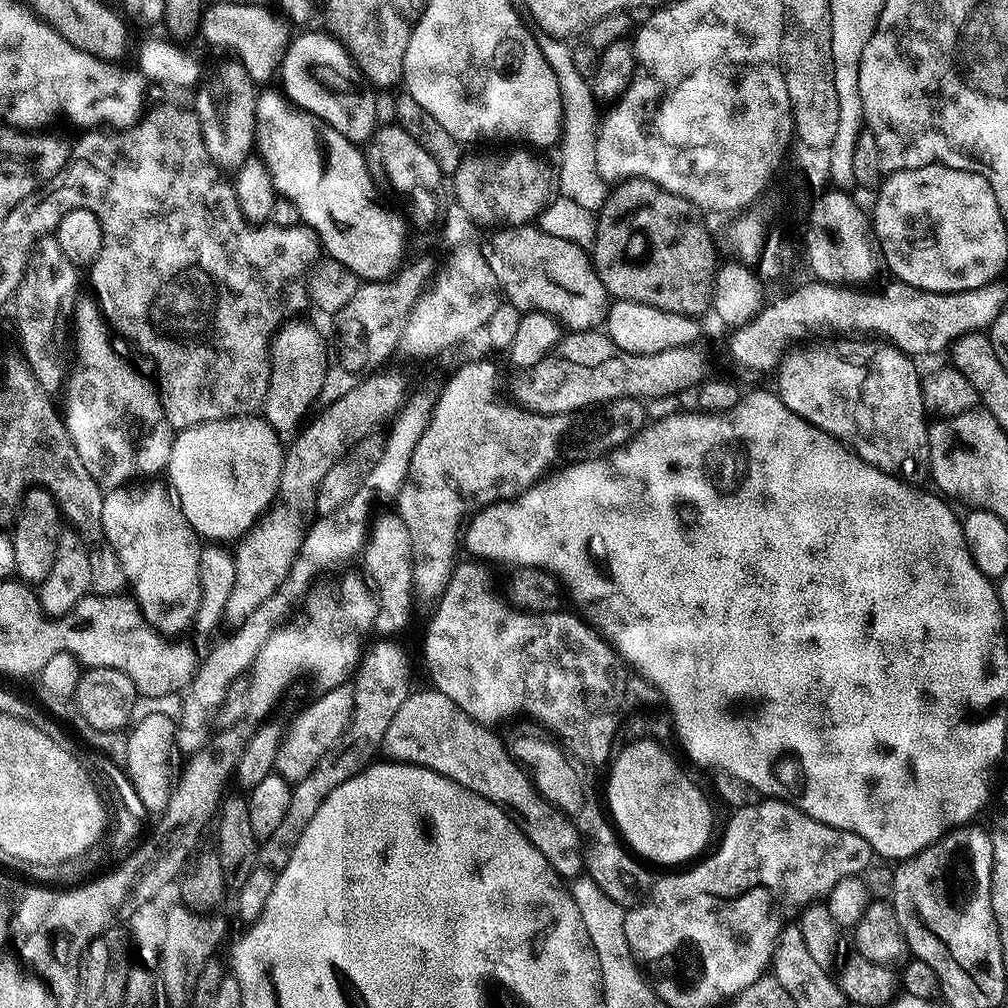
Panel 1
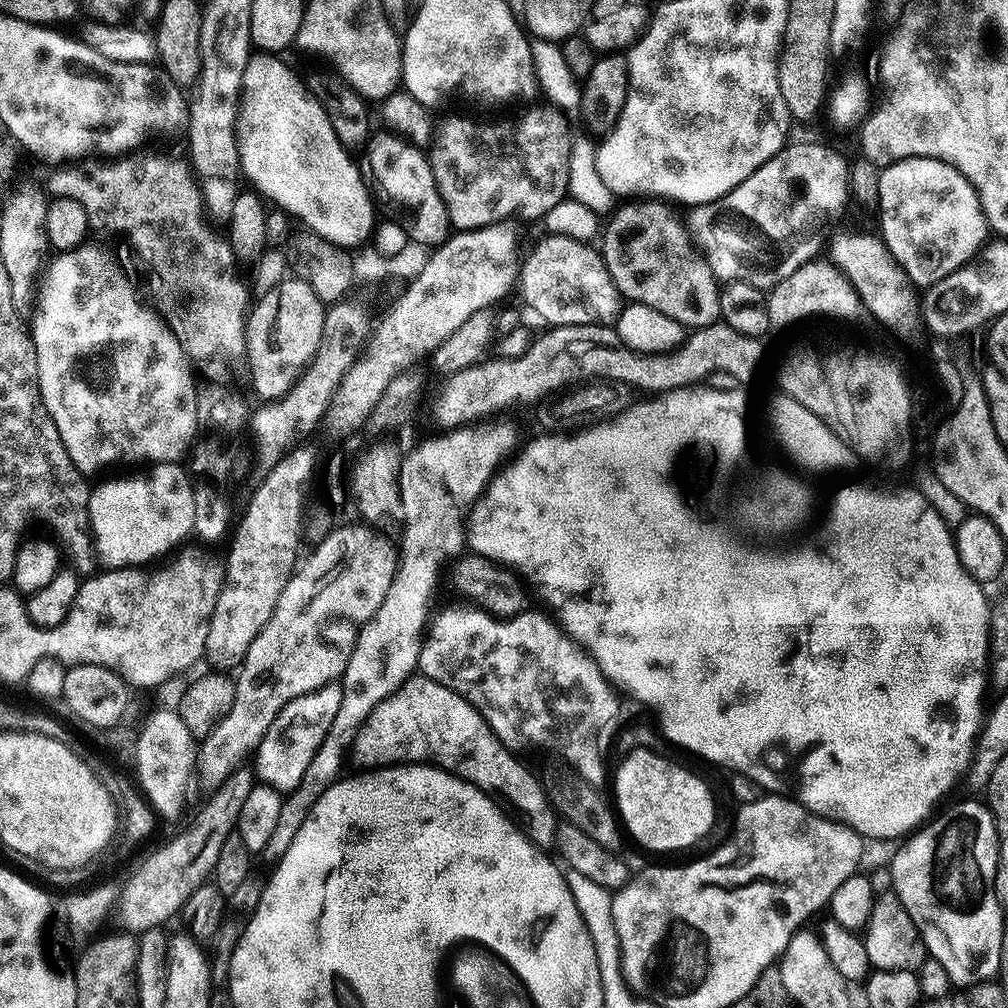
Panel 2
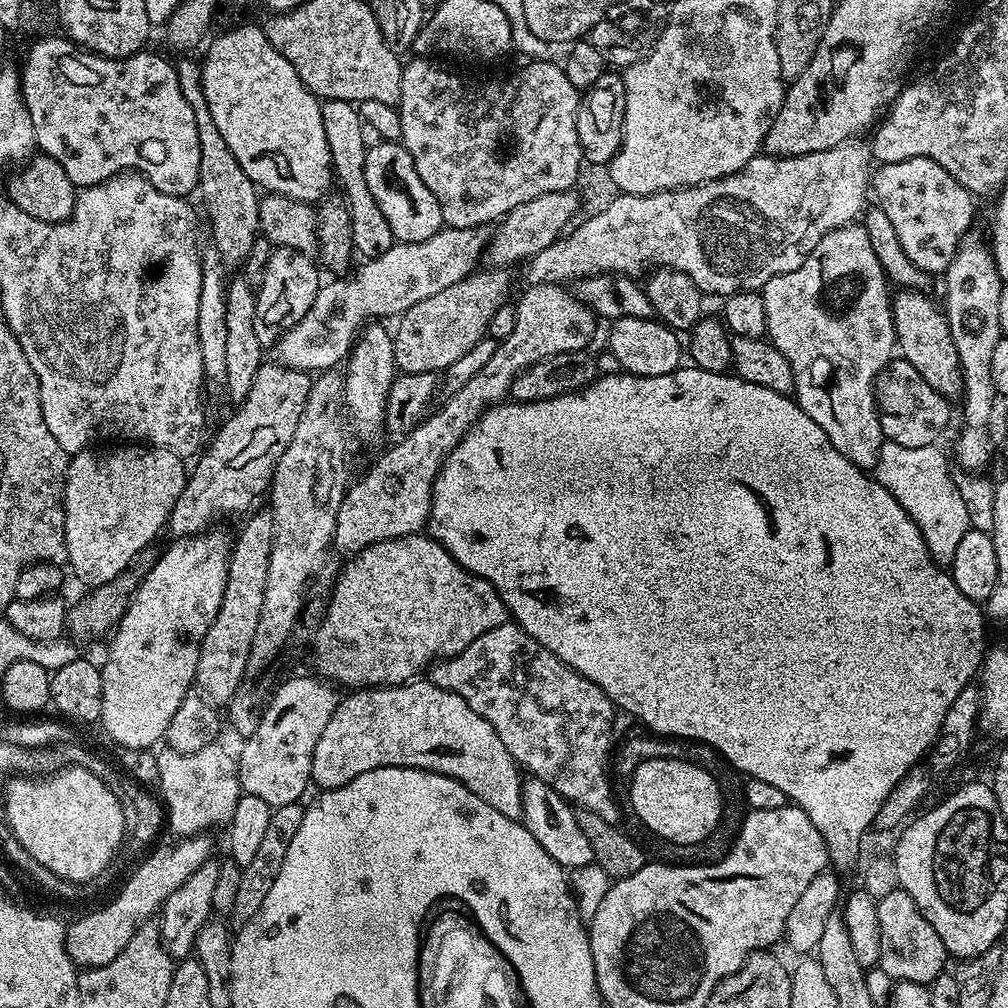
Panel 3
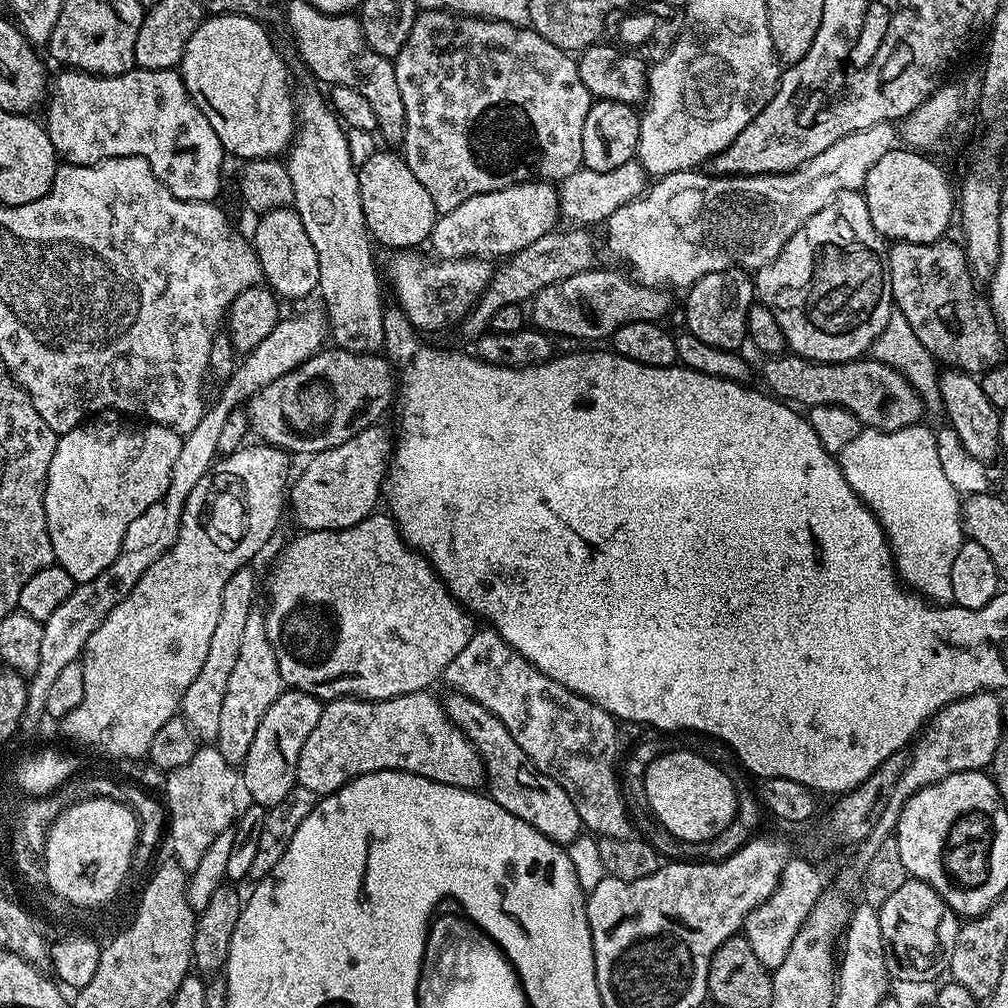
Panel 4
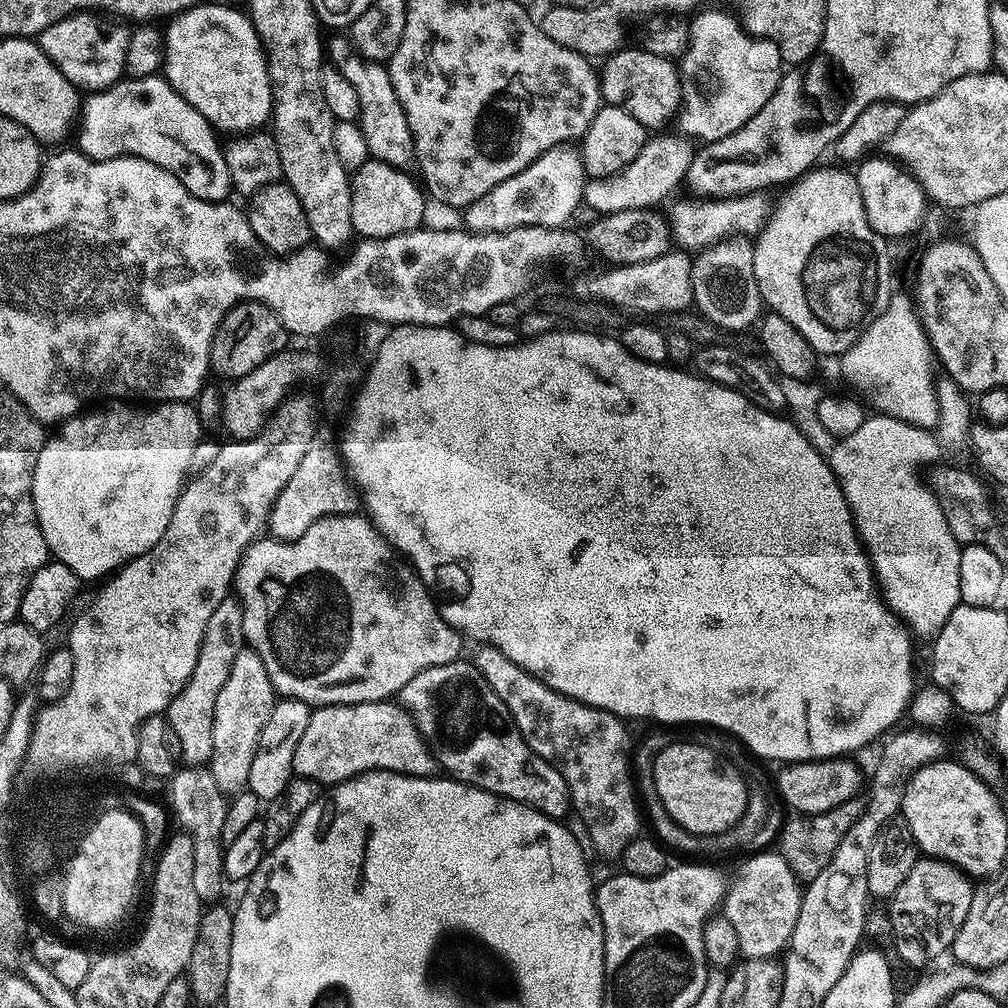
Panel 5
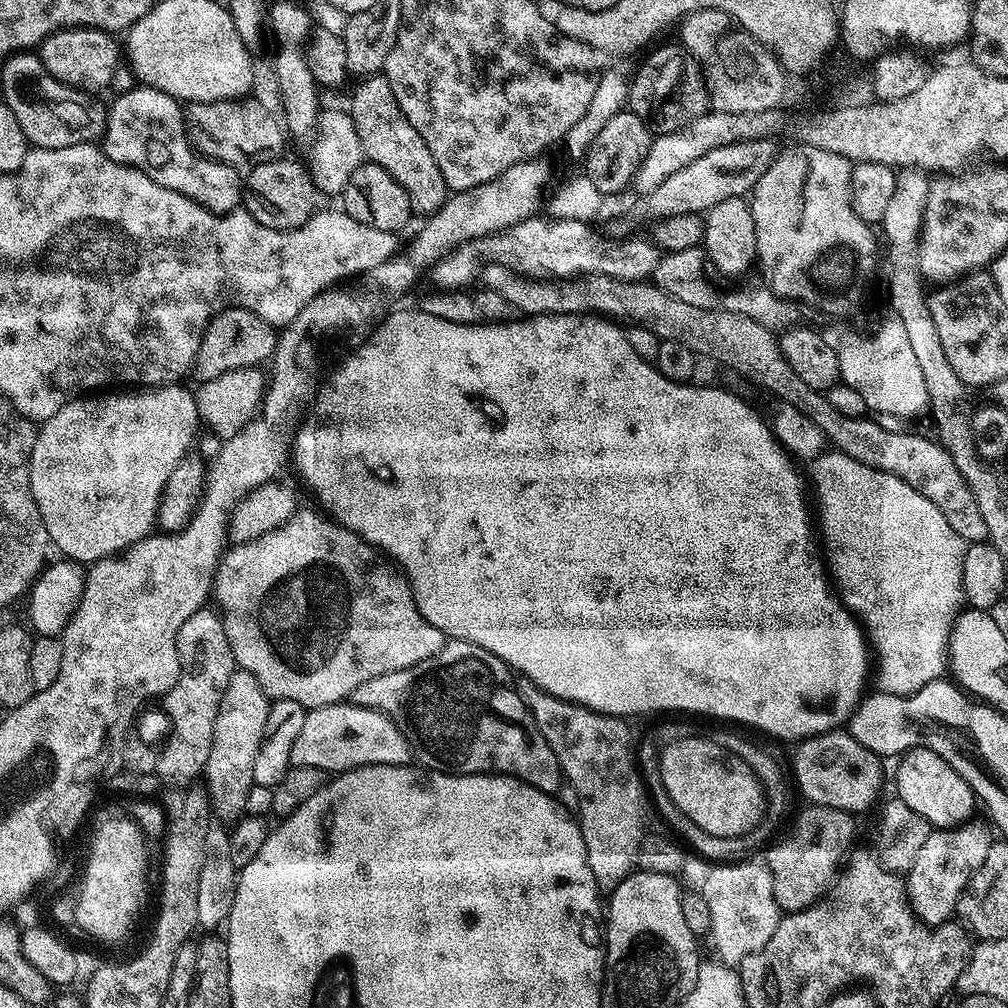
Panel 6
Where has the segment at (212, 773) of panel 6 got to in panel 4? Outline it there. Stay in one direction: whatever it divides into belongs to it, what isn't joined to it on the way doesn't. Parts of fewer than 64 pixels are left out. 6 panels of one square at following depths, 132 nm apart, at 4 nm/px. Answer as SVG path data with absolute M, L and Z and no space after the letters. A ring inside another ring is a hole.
M253 610L246 621L242 633L242 646L238 649L238 658L234 671L230 673L230 682L226 686L226 698L222 700L222 715L214 744L230 763L243 765L246 754L250 750L250 742L254 742L254 733L262 723L266 710L285 691L286 685L279 670L279 660L275 654L275 646L268 637L265 613Z

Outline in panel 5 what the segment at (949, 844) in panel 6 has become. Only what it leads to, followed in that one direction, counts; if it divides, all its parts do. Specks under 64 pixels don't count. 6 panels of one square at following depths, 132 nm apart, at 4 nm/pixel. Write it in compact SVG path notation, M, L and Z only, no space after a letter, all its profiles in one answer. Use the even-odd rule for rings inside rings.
M937 858L917 859L914 870L906 874L906 882L902 882L890 897L892 909L888 916L896 935L897 954L916 968L930 963L943 952L945 955L951 949L962 922L966 922L973 891L974 884L968 872L955 864Z

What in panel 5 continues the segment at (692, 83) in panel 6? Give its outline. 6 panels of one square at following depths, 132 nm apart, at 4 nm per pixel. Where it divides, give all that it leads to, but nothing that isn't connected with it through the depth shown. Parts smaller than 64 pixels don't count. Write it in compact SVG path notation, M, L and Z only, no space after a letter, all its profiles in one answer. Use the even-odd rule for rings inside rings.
M625 46L603 61L604 69L599 69L600 94L608 106L622 106L646 130L660 130L668 119L680 111L680 70L669 57L650 53L644 46Z

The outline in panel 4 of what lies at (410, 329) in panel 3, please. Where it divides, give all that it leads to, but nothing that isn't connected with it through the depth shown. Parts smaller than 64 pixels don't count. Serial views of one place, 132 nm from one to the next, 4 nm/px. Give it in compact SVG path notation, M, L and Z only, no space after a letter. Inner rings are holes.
M572 226L569 232L553 230L547 232L538 242L530 242L522 250L503 261L501 268L497 267L492 274L492 281L486 286L479 300L472 306L472 311L464 317L462 329L471 338L479 338L489 331L494 313L502 306L524 304L531 301L546 286L559 280L570 278L574 274L582 274L593 267L596 260L596 244L587 227Z

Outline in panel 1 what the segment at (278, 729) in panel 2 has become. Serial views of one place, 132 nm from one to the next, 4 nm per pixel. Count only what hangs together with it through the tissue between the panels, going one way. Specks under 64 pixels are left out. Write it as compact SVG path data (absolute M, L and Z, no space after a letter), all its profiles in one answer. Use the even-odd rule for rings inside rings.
M345 682L334 686L333 688L321 691L320 698L309 706L293 724L292 729L287 729L286 737L280 745L280 752L276 756L275 771L282 778L286 778L289 782L295 782L306 778L314 770L314 766L318 766L318 762L322 762L322 758L330 752L335 752L340 741L343 740L348 725L352 722L352 711L354 710L355 696L352 693L353 685Z

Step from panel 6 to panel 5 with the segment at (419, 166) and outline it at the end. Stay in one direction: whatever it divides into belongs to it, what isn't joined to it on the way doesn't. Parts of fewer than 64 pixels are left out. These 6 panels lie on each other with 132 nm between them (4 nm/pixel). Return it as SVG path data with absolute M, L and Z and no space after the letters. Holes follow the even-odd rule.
M347 39L336 40L330 44L330 60L339 67L340 73L358 90L360 103L359 128L365 136L369 157L381 160L401 170L407 169L416 158L416 147L410 130L410 122L406 118L406 110L402 110L402 102L398 102L398 94L394 94L394 82L390 82L390 74L383 63L366 60L359 54L350 53Z

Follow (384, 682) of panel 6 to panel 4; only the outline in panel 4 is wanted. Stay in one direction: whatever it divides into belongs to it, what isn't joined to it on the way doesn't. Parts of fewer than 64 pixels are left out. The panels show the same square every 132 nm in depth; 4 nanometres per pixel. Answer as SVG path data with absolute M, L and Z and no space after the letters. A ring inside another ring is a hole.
M452 692L449 697L449 700L443 701L444 709L484 759L486 784L489 789L492 787L490 795L498 802L498 806L522 818L524 822L530 822L558 845L567 846L575 842L582 834L582 825L578 810L564 787L534 766L526 750L514 742L514 734L510 734L504 723L490 710L486 710L486 706L463 692Z

